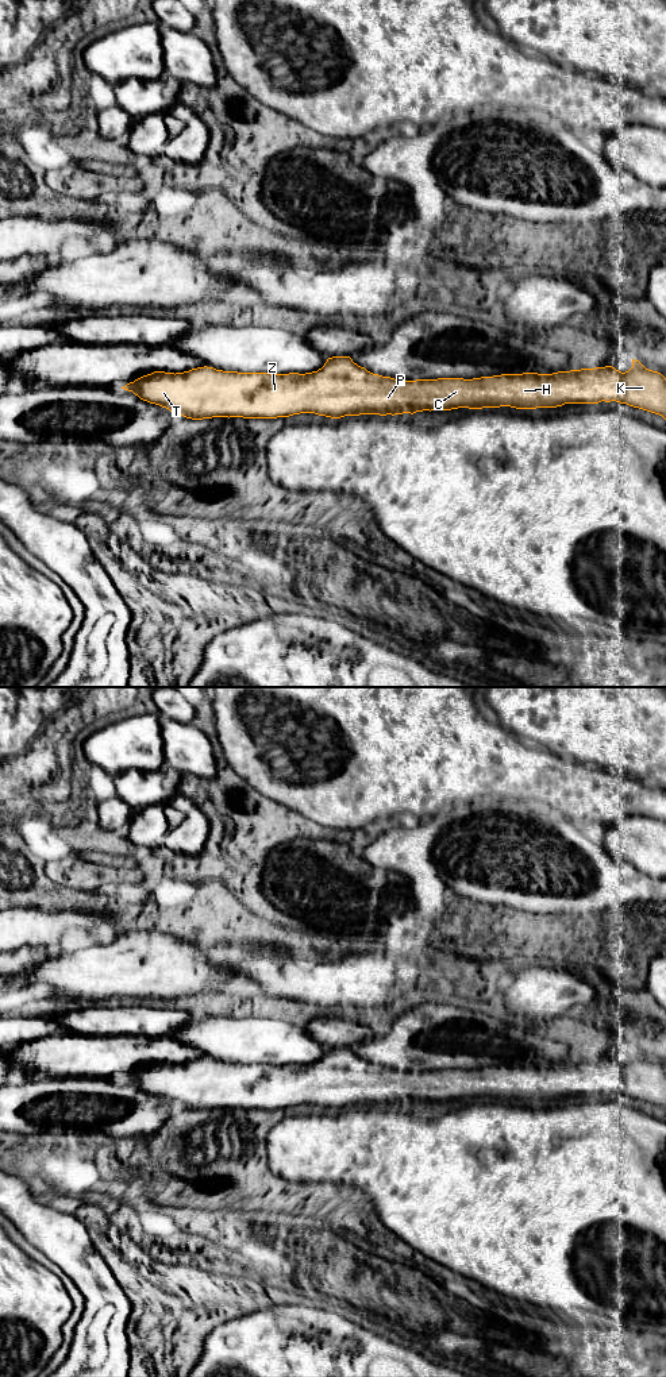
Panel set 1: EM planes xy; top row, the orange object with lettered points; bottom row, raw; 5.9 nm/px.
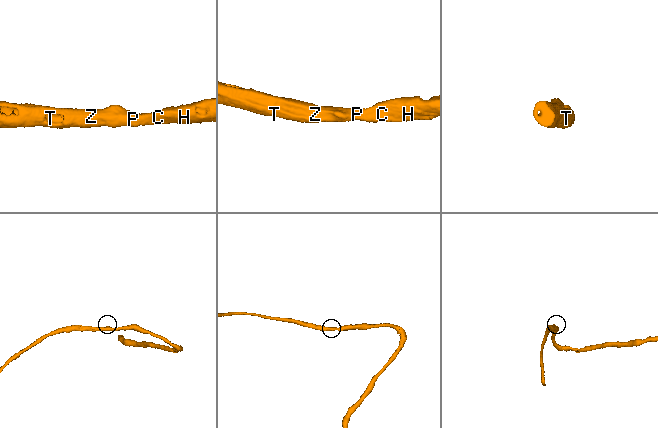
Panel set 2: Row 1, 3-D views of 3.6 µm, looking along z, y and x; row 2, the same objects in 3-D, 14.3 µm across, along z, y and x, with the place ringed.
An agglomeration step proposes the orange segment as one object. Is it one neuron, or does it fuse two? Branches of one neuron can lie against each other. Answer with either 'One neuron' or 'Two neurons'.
One neuron

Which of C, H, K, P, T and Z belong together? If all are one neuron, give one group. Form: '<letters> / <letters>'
C H K P T Z

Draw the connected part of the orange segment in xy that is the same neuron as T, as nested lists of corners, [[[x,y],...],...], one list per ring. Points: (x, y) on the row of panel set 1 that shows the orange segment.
[[[332,356],[317,371],[305,374],[238,373],[204,366],[176,374],[154,371],[122,389],[192,420],[277,418],[300,413],[340,418],[601,401],[627,404],[666,420],[666,378],[635,359],[625,373],[605,366],[553,374],[399,381],[373,374],[350,356]]]

